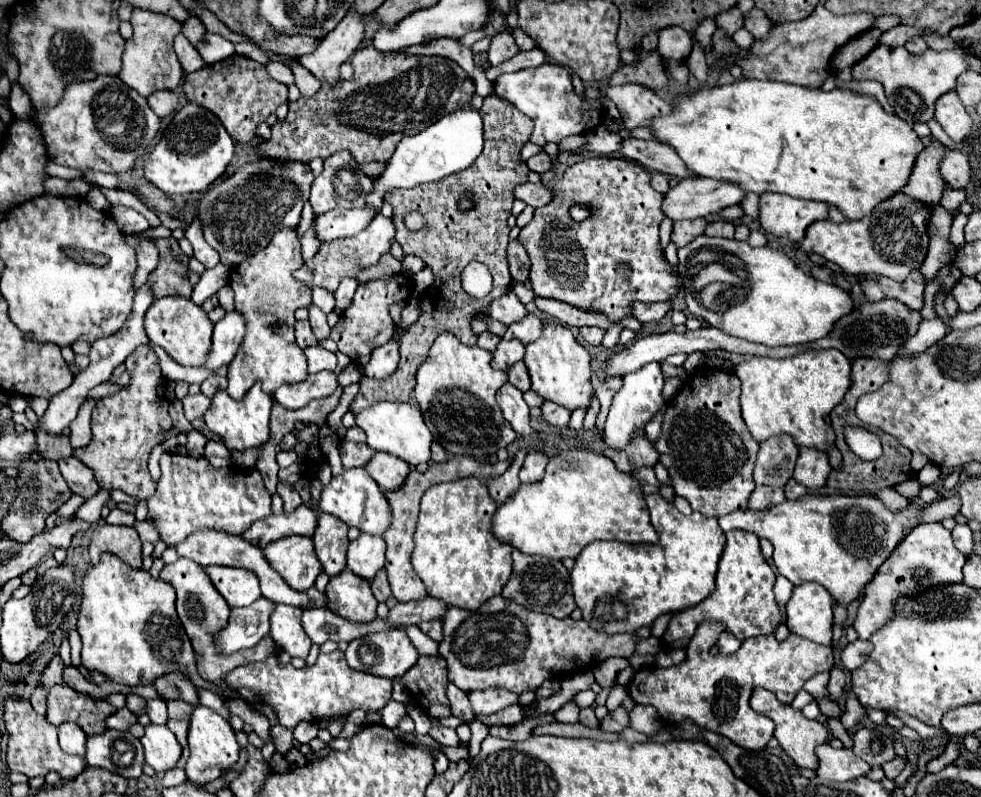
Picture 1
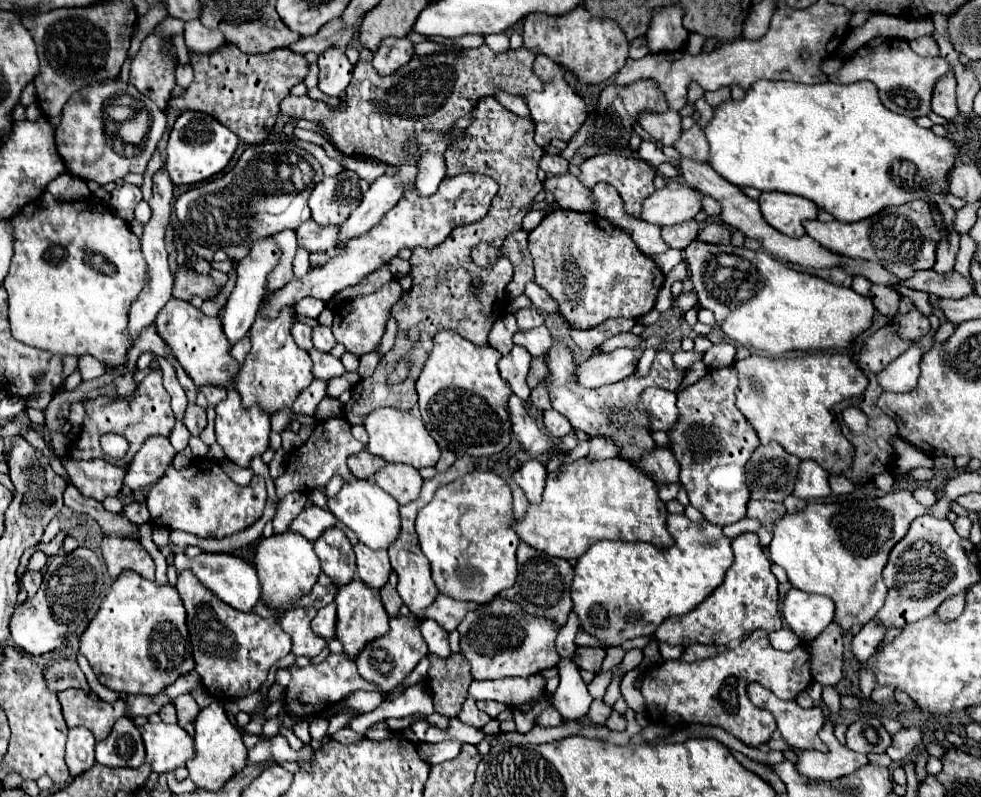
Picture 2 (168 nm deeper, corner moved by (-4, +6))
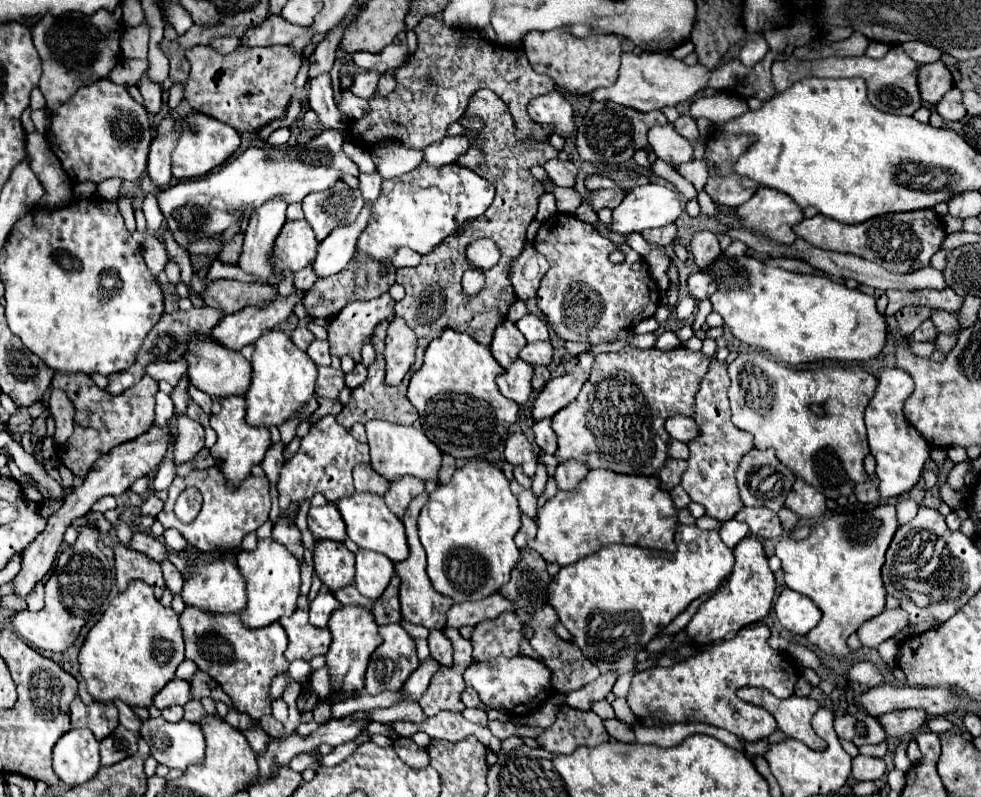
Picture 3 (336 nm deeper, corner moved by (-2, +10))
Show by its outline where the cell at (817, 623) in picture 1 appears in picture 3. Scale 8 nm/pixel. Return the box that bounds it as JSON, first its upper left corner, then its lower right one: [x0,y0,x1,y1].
[774,588,822,634]

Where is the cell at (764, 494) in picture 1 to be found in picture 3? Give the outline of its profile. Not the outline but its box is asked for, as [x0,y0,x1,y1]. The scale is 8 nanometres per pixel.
[736,506,784,538]

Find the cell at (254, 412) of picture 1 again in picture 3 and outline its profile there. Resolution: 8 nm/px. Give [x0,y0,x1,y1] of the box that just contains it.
[210,396,270,484]

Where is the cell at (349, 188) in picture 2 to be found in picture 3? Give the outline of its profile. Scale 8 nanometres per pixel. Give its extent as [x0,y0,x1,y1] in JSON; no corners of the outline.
[302,188,364,240]

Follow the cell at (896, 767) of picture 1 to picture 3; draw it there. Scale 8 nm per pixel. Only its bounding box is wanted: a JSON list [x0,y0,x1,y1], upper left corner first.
[878,708,926,740]

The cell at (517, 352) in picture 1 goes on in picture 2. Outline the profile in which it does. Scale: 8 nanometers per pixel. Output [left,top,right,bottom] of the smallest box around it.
[498,346,532,400]

